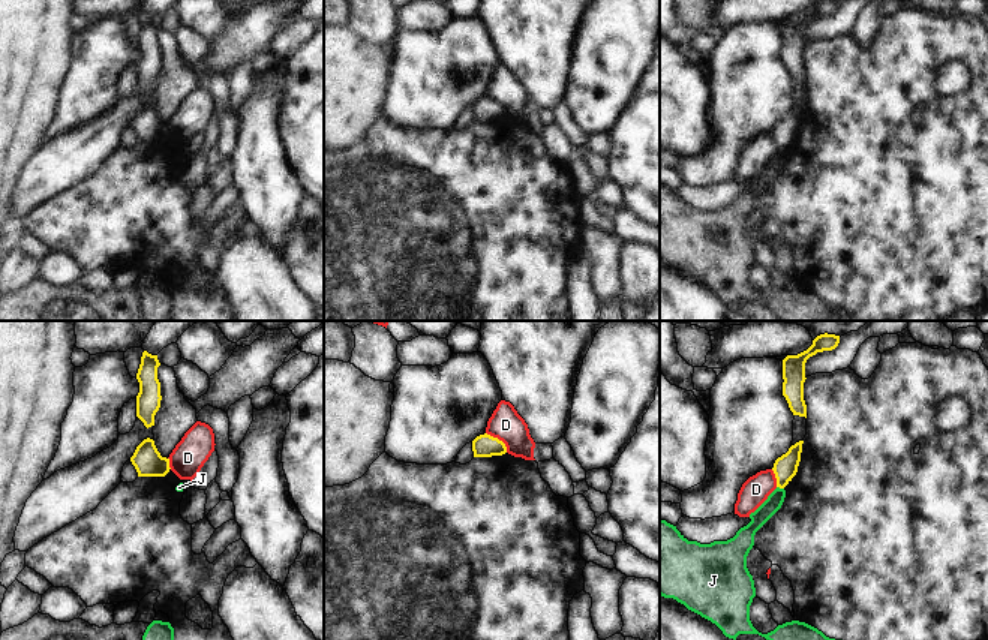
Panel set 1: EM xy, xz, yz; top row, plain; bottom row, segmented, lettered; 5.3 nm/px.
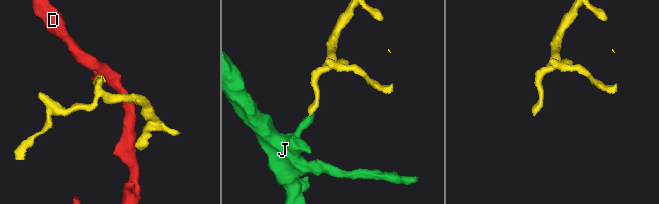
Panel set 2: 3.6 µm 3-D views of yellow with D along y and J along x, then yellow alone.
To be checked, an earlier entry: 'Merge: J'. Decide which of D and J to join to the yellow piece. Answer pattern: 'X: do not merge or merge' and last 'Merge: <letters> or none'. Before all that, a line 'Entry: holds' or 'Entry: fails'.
Entry: fails
D: do not merge
J: do not merge
Merge: none

